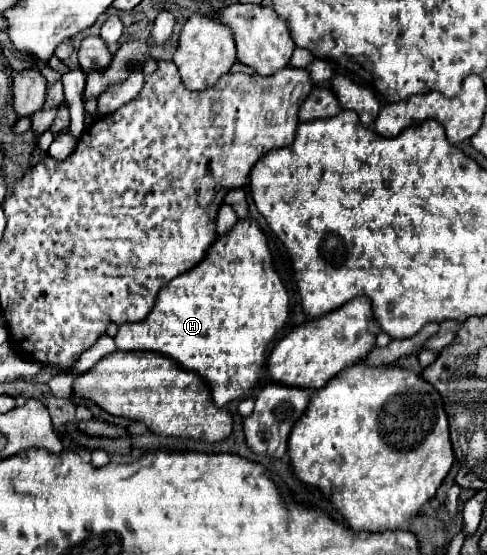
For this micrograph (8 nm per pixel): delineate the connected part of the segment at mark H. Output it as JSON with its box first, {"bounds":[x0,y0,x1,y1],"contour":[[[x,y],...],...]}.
{"bounds":[114,218,290,406],"contour":[[[252,218],[238,220],[234,228],[212,242],[206,258],[188,270],[188,274],[174,278],[164,290],[160,290],[154,308],[148,318],[140,322],[124,322],[114,336],[118,350],[152,350],[170,356],[186,370],[198,372],[208,384],[216,406],[224,406],[230,400],[240,400],[256,396],[260,390],[260,380],[264,376],[266,348],[284,328],[288,320],[290,298],[288,292],[274,270],[266,235]]]}

